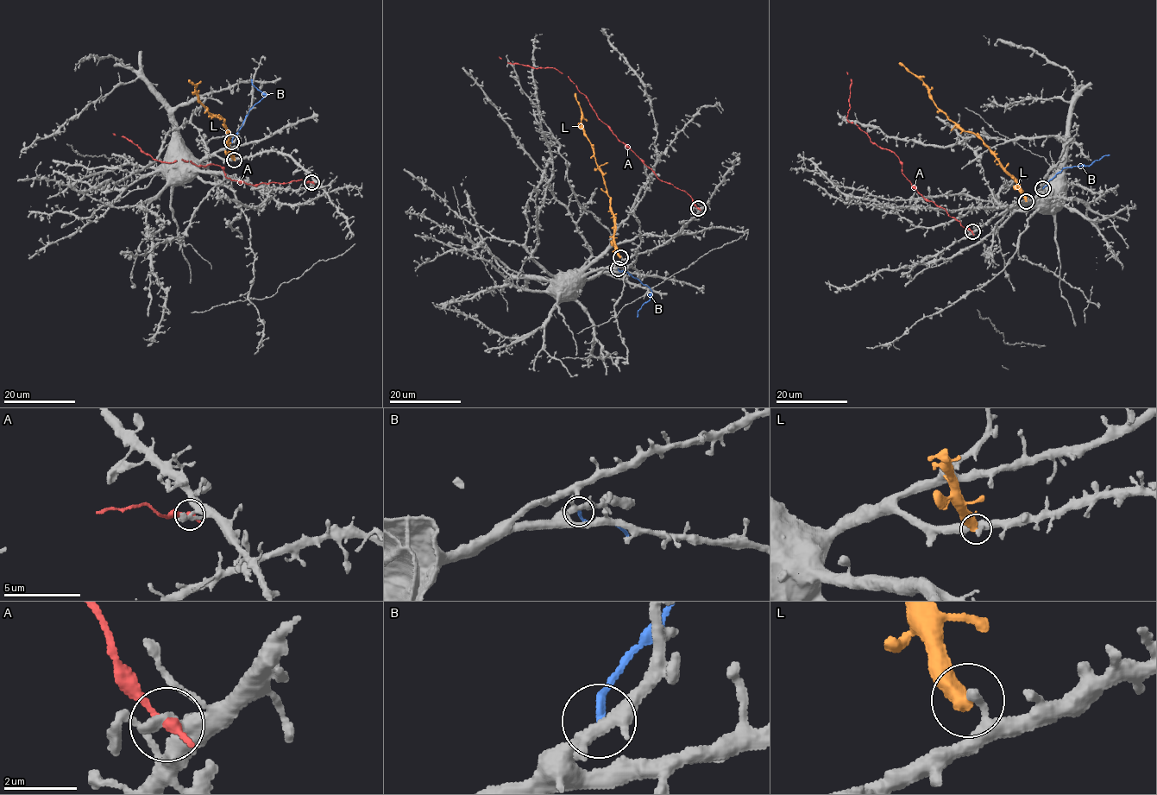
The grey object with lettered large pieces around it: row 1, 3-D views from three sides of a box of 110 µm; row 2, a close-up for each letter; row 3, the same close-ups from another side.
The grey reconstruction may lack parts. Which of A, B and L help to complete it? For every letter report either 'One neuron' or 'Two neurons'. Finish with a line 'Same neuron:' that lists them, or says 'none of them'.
A: Two neurons
B: Two neurons
L: Two neurons
Same neuron: none of them

